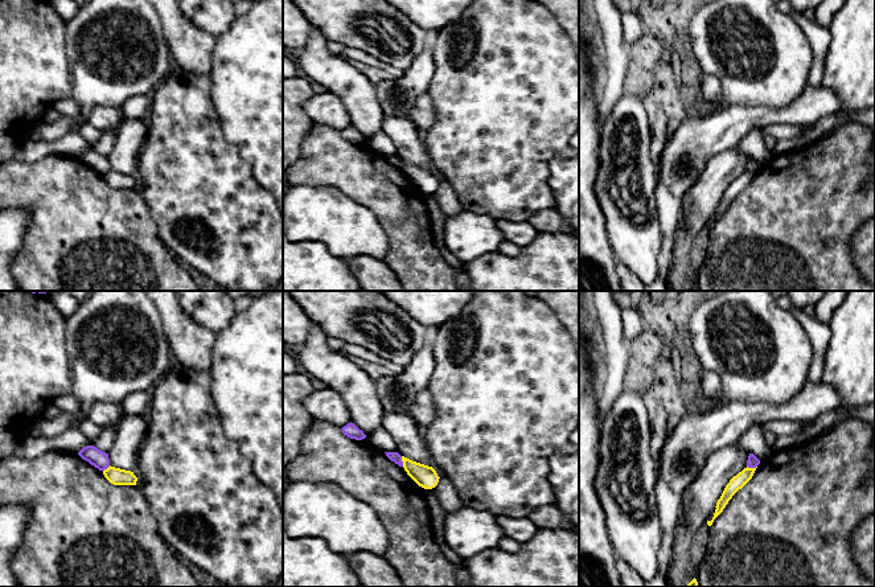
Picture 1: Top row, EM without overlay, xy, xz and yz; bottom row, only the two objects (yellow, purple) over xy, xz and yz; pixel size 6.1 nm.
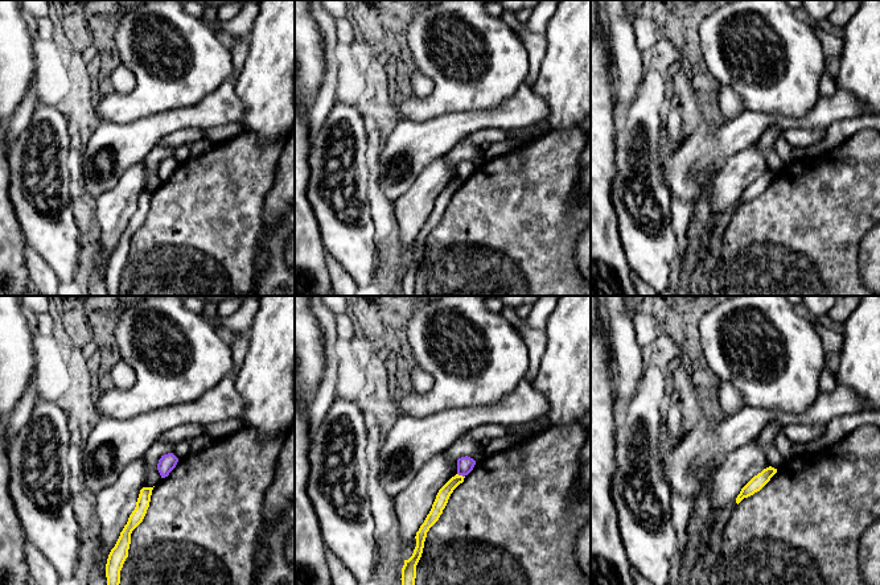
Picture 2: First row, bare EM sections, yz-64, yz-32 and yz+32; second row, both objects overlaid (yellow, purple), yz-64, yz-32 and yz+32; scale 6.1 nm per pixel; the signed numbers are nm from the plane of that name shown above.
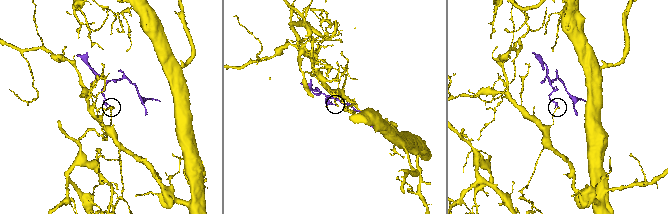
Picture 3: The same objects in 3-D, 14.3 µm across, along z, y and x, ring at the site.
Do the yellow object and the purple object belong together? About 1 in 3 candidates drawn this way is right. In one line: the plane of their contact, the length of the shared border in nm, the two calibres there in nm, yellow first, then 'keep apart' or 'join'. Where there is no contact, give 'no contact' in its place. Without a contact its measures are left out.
xz | 70 nm | 140/60 nm | keep apart

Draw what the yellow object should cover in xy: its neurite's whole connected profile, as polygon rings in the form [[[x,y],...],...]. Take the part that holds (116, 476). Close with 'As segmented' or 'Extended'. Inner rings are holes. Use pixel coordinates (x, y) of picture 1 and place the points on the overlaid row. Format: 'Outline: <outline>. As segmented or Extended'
Outline: [[[111,465],[103,471],[103,475],[114,485],[136,485],[137,481],[133,472]]]. As segmented

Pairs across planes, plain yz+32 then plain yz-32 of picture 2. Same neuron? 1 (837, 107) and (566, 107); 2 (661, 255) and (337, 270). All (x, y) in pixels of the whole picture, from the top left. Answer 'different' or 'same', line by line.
1: different
2: different

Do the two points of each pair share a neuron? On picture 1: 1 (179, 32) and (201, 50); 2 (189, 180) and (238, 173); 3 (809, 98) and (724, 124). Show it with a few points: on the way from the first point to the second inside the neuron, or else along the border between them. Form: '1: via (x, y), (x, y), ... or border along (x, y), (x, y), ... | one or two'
1: via (184, 37), (196, 49) | one
2: via (201, 180), (226, 179) | one
3: via (788, 114), (746, 118) | one

